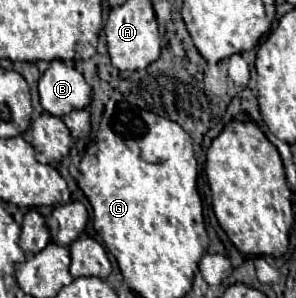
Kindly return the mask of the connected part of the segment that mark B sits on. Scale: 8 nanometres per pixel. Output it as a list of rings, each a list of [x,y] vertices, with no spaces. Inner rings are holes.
[[[51,61],[49,69],[41,75],[39,95],[41,107],[55,117],[63,117],[91,103],[91,87],[77,69],[67,67],[63,61]]]

